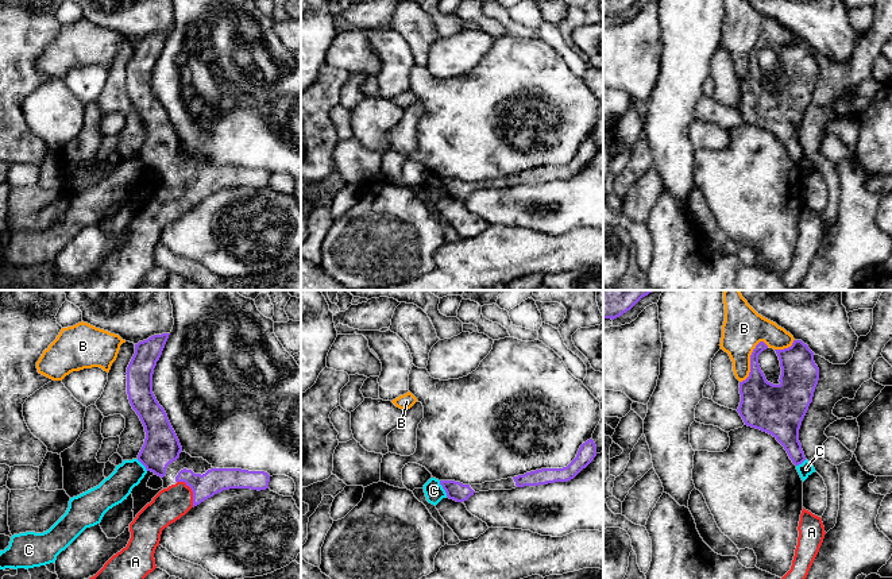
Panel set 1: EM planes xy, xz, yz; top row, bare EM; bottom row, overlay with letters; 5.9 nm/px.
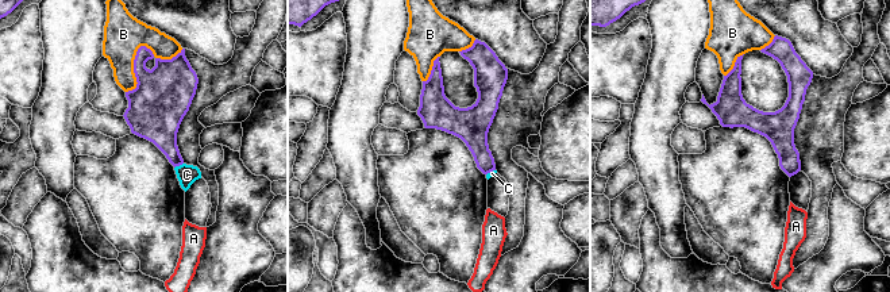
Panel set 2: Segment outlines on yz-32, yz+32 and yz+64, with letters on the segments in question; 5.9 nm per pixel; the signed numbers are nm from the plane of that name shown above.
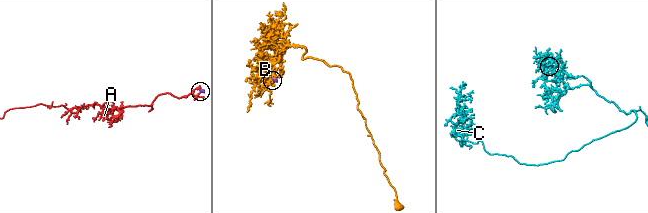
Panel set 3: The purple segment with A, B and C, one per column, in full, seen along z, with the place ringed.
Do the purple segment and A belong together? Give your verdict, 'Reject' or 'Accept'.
Accept

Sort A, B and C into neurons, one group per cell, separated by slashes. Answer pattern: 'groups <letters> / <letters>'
groups A / B / C

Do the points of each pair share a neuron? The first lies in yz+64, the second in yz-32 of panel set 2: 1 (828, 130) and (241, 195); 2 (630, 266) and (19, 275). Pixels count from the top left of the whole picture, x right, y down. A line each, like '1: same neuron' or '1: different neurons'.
1: different neurons
2: different neurons

